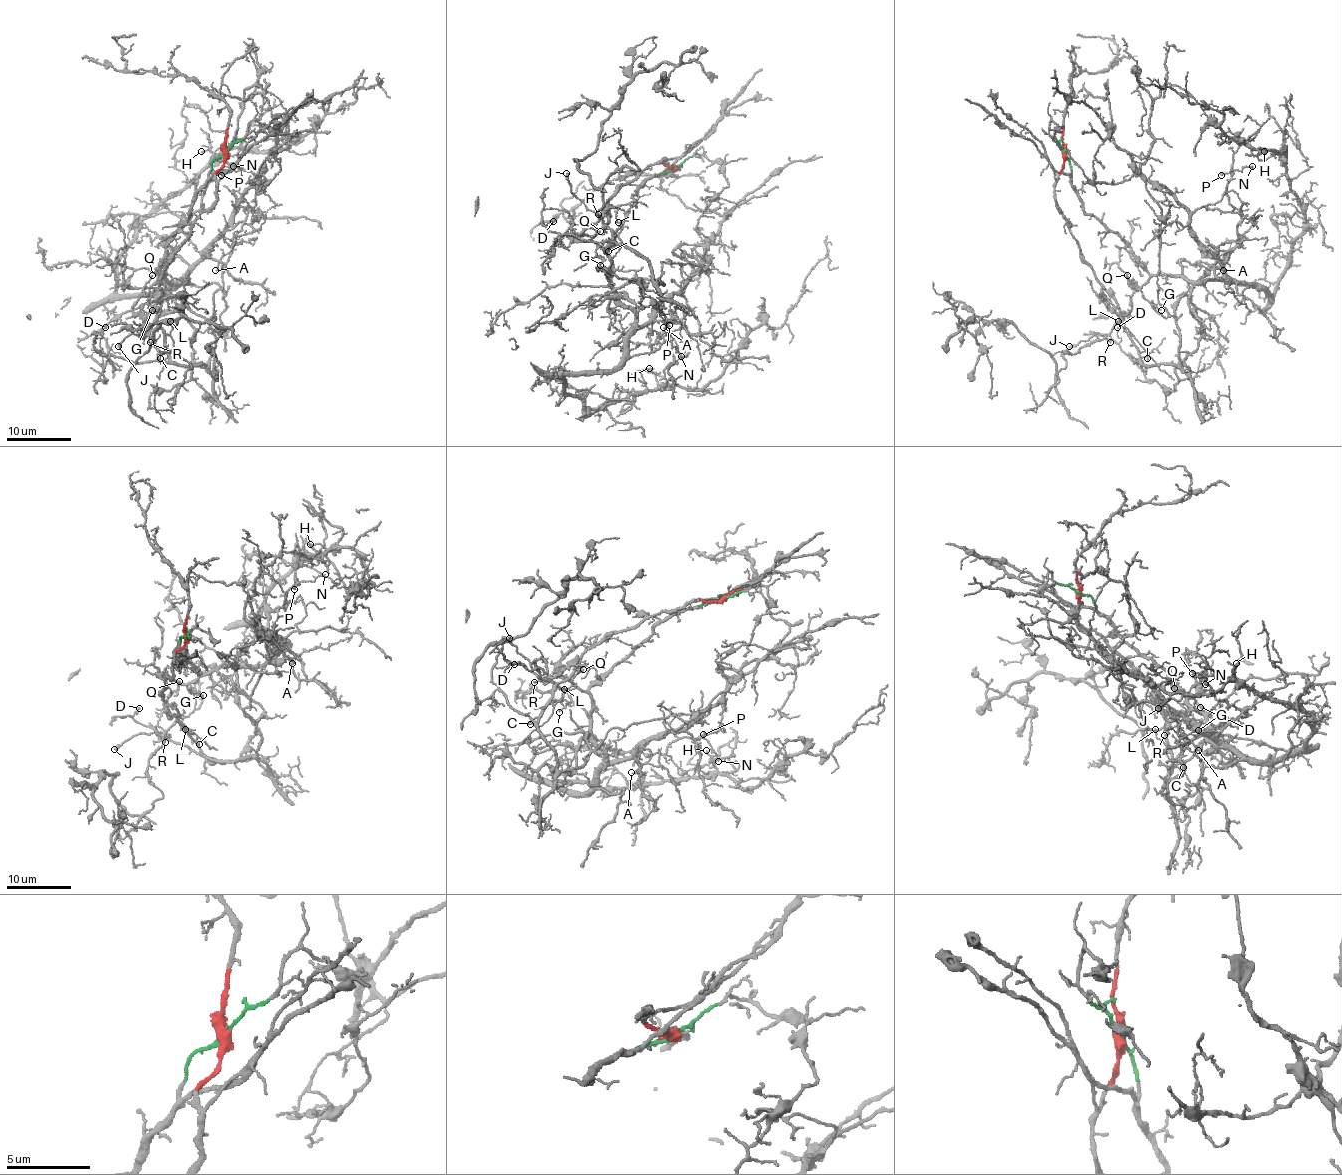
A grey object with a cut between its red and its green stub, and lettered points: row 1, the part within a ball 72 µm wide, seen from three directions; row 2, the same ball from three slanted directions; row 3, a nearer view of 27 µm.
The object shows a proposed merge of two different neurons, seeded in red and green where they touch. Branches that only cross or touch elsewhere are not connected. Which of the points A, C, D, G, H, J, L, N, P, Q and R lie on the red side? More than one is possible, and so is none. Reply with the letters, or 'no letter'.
C, D, J, L, R

